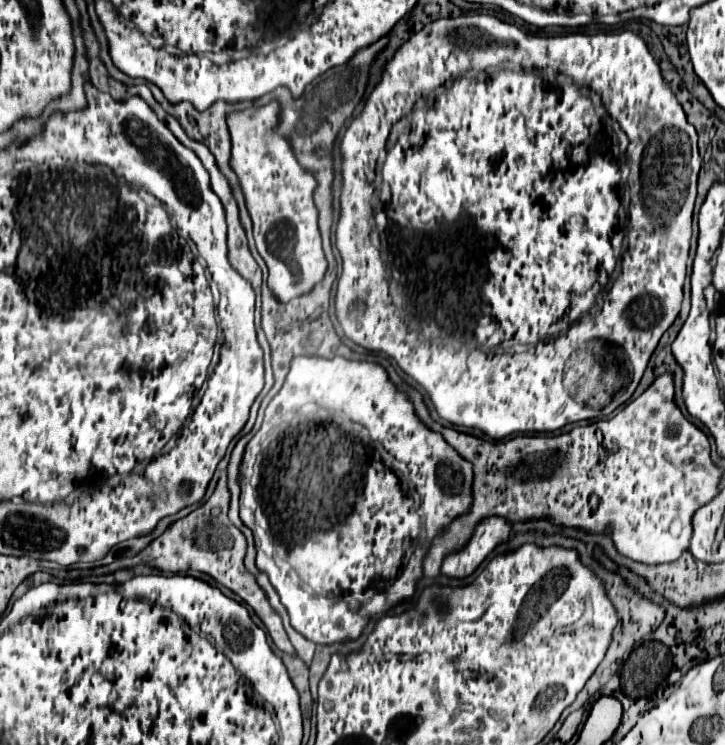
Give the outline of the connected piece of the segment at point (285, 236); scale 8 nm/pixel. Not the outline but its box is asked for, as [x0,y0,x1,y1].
[228,103,326,303]

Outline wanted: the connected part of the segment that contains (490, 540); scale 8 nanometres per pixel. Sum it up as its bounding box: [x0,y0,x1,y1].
[442,517,510,577]

